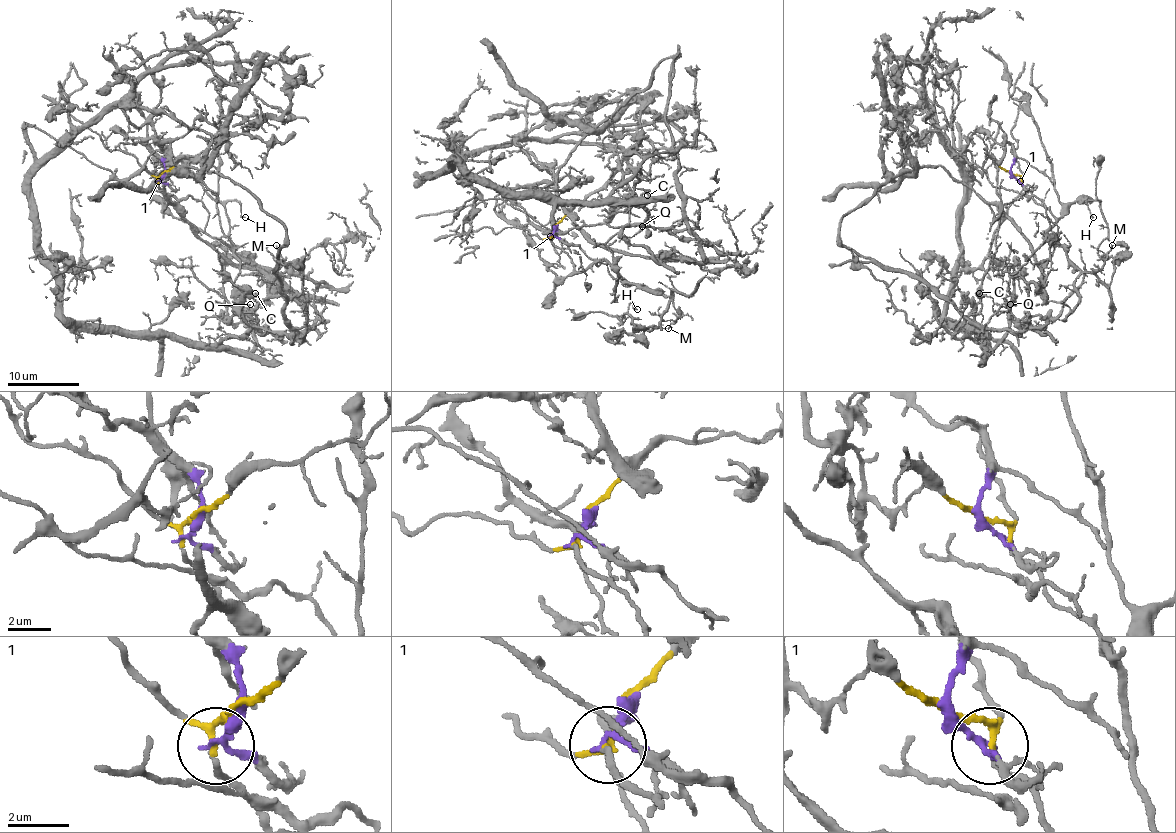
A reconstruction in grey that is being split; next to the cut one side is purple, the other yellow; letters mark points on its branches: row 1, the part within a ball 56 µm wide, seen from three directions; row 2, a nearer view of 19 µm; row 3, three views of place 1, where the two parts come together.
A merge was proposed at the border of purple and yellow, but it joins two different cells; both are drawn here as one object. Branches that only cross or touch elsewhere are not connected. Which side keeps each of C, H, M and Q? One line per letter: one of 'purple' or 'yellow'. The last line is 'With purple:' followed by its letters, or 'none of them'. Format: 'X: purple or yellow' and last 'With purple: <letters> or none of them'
C: purple
H: yellow
M: yellow
Q: purple
With purple: C, Q

